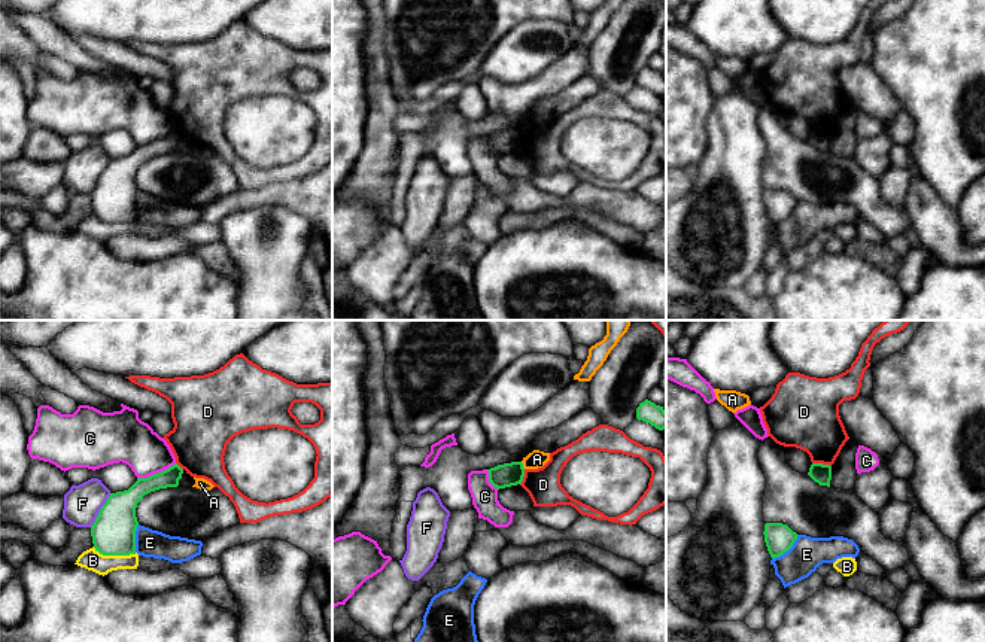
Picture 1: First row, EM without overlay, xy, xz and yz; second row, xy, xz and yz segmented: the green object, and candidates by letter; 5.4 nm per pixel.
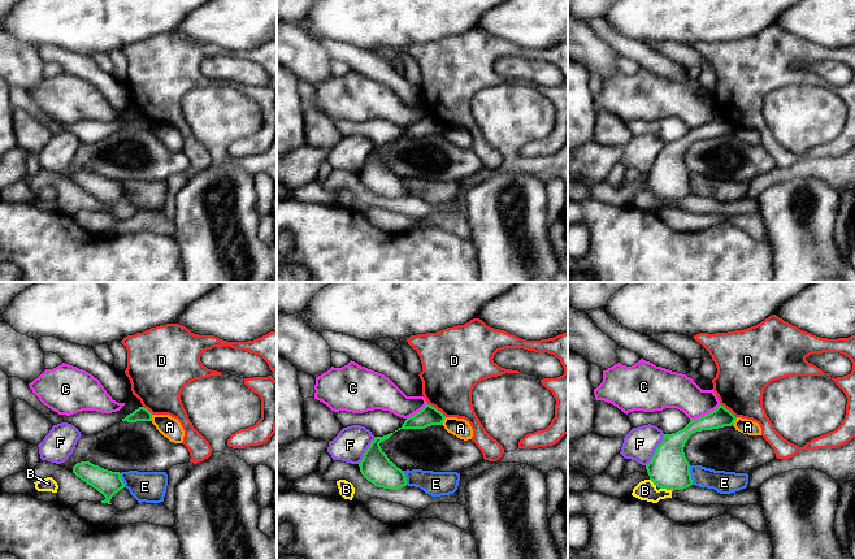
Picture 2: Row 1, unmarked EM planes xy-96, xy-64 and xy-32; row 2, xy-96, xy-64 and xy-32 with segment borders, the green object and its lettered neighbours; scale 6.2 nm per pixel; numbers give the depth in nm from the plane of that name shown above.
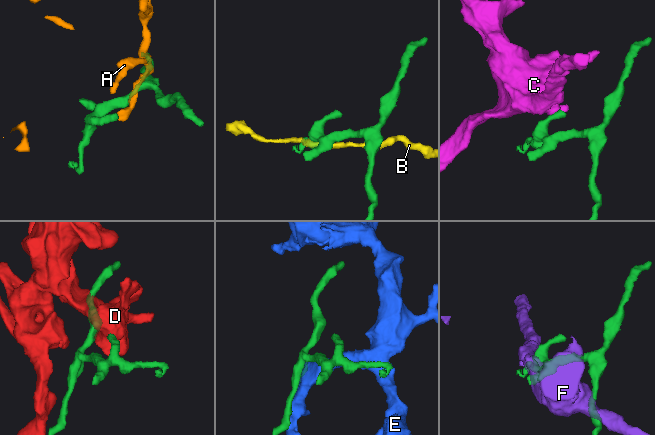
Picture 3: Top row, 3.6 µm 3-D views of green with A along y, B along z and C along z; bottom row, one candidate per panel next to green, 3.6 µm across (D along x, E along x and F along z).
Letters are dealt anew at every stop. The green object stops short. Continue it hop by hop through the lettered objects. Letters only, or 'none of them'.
none of them

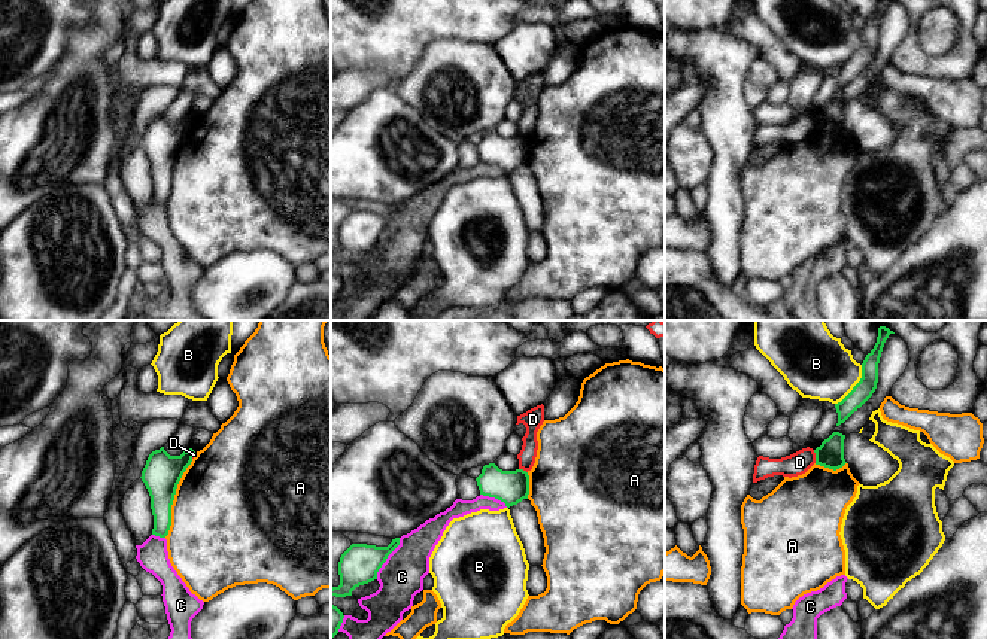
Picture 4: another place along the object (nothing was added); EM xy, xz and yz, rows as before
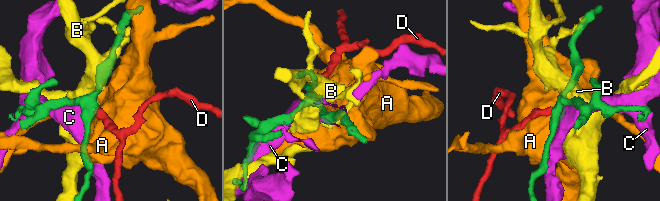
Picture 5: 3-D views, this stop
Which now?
none of them

